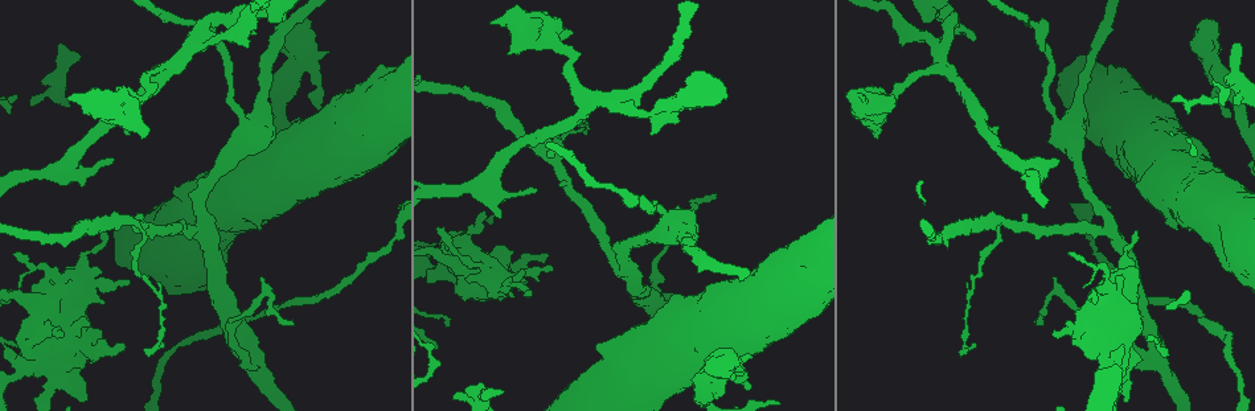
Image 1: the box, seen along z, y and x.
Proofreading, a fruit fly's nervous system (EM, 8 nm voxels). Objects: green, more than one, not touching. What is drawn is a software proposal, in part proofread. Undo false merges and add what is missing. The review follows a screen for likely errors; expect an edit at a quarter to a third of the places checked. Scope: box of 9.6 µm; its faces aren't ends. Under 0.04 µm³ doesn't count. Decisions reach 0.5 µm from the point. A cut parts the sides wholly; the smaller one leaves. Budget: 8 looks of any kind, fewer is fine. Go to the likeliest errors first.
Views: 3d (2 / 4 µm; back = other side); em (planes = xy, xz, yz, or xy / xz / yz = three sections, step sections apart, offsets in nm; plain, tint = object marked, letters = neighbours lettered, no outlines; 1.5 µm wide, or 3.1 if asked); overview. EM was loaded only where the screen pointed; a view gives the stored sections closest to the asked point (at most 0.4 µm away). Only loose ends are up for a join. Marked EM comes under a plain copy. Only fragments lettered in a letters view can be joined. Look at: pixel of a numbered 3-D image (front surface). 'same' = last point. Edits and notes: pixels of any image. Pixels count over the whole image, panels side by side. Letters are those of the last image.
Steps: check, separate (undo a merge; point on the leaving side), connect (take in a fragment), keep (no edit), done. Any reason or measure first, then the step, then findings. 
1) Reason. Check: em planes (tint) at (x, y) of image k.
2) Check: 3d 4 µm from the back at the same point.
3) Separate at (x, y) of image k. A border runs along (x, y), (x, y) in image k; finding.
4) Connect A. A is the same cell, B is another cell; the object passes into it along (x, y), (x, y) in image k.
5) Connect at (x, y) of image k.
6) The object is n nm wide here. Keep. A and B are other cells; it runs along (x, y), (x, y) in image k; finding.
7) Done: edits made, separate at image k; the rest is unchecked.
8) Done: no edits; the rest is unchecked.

Thin end. Check: em xy step 4 (tint) at (1033, 321) of image 1.

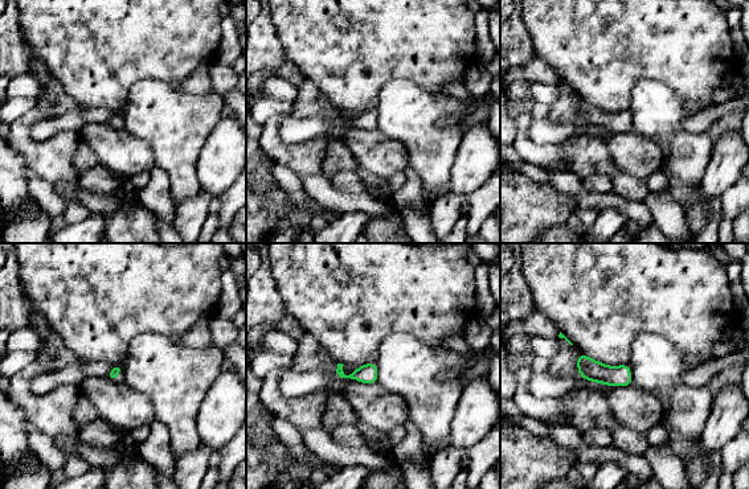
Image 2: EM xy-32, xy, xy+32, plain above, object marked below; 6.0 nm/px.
Another direction. Check: em planes (tint) at the same point.

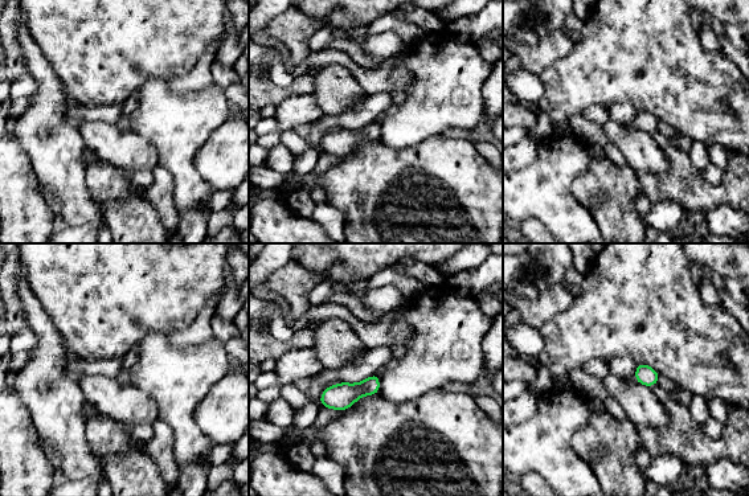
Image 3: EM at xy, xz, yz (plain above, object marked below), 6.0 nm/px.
What lies round it. Check: em planes (letters) at the same point.

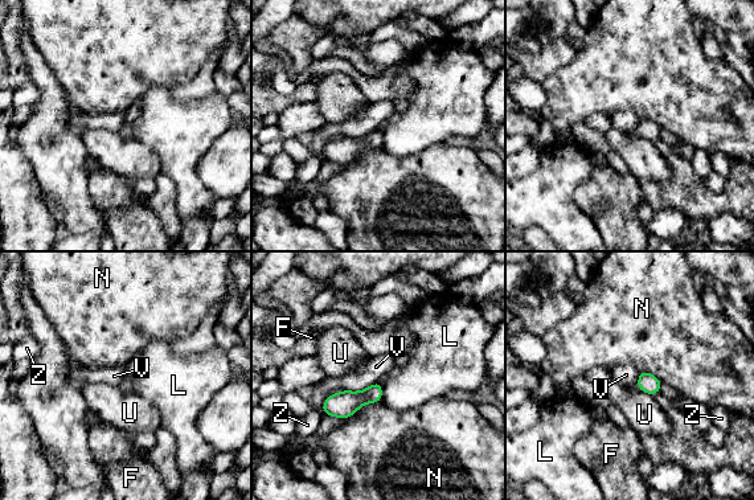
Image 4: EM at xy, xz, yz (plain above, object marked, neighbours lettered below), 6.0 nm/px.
Keep. F, L, N, U, V and Z are other cells; a border runs along (377, 380), (361, 390), (341, 390) in image 4; no lettered fragment goes on from it.

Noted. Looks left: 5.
Check: 3d 4 µm at (1057, 123) of image 1.

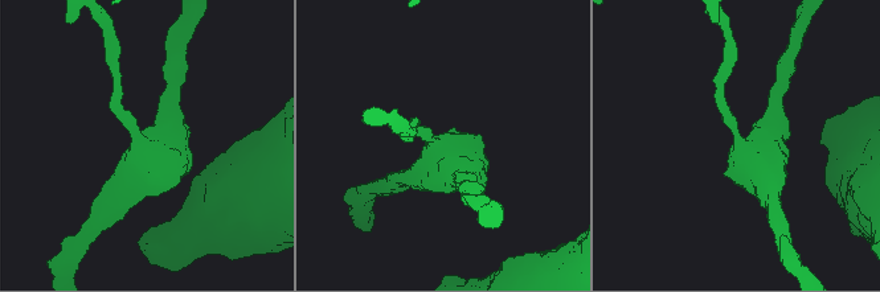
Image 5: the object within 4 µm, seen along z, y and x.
Check: em 3.1 µm xy step 8 (tint) at (137, 141) of image 5.

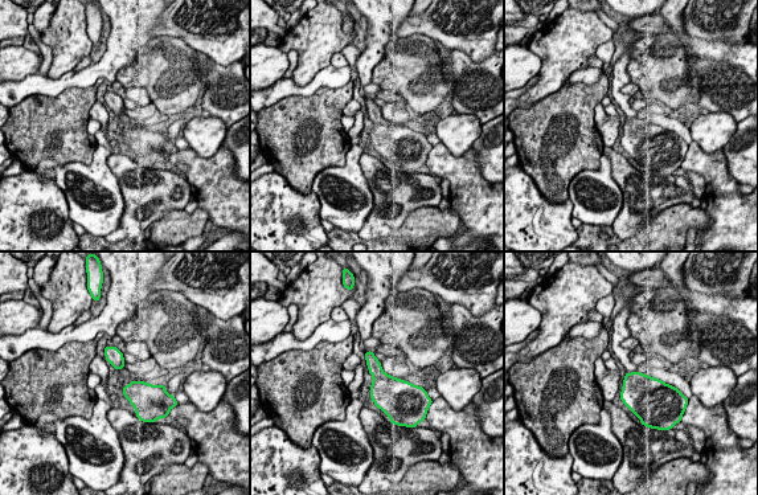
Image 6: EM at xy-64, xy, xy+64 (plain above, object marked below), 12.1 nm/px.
Check: em 3.1 µm planes (letters) at the same point.

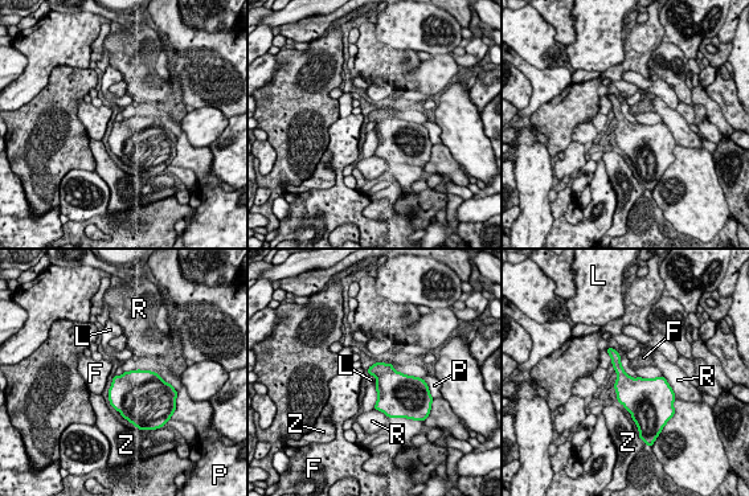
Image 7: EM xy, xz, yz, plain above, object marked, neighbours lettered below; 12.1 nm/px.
The longest contact is with L, 360 nm. Keep. F, L, P, R and Z are other cells; a border runs along (619, 356), (622, 368), (638, 377) in image 7; all the same cell.

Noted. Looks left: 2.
Free end. Check: 3d 4 µm at (248, 45) of image 1.

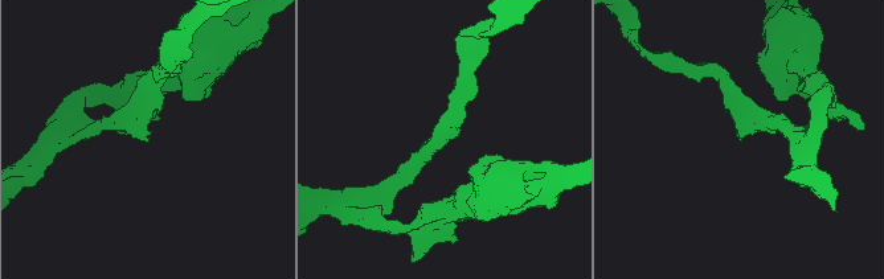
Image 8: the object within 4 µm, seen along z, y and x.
Check: em xy step 8 (letters) at (739, 138) of image 8.

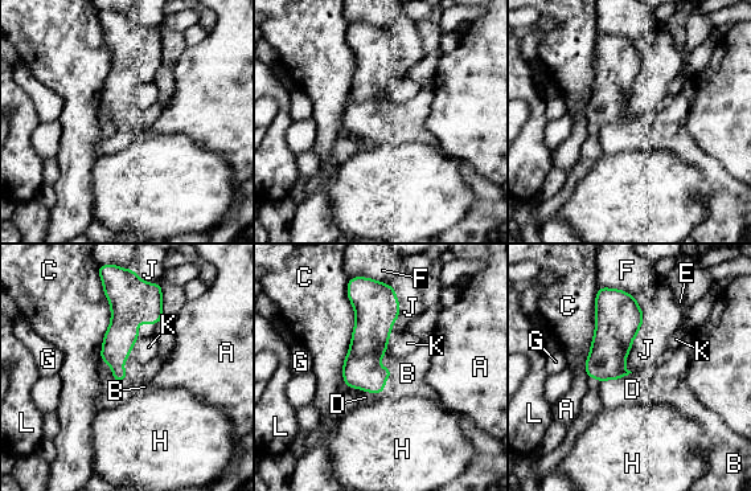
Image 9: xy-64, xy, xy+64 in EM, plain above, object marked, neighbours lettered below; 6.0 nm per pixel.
The longest contact is with C, 500 nm. Connect B. B is the same cell, A, C, D, E, F, G, H, J, K and L are other cells; the cell continues.

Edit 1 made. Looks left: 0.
Done: edits made, connect at image 9; the rest is unchecked.

